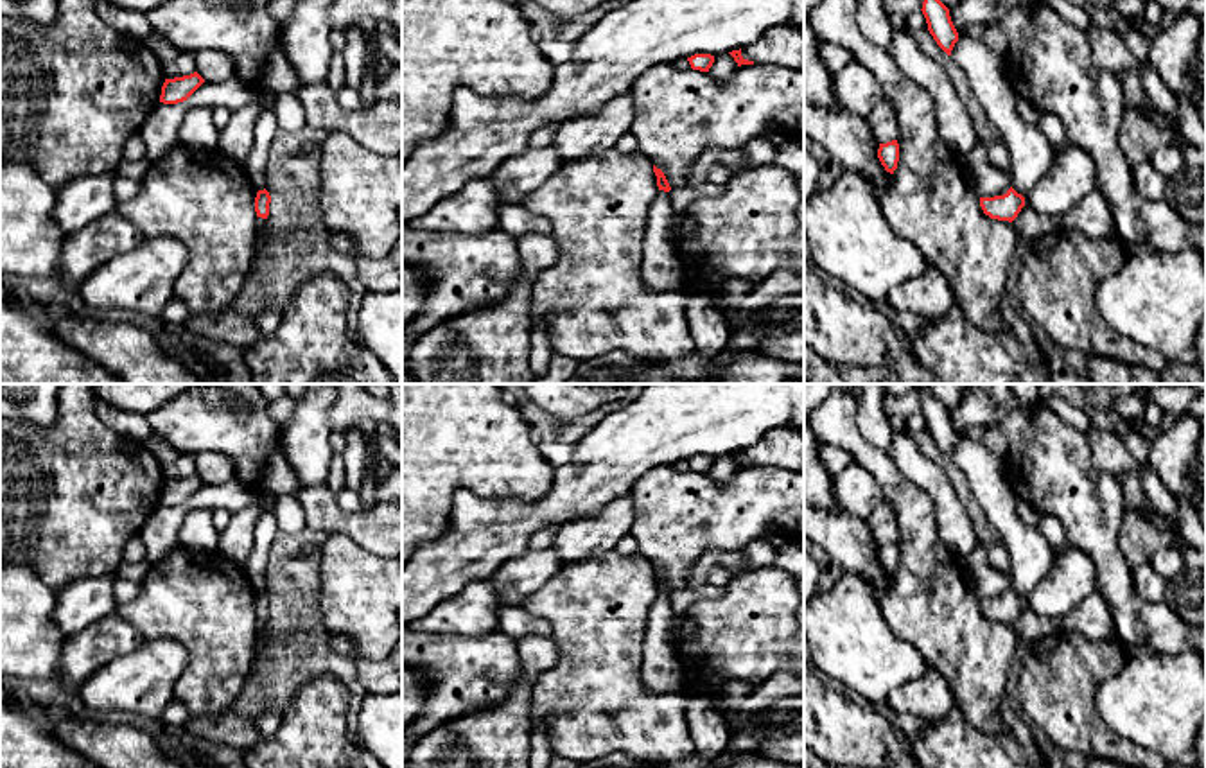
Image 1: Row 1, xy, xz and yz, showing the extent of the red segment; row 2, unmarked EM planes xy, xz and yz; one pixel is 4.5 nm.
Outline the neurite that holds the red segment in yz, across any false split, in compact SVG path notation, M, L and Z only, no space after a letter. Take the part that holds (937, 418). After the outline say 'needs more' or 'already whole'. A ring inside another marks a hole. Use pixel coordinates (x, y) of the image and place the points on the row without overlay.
M913 384L919 391L922 404L922 416L928 425L928 432L937 443L937 447L951 458L955 445L958 443L958 434L951 423L949 411L933 397L926 384Z; already whole

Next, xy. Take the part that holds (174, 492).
M194 474L190 477L165 481L162 488L160 504L163 506L178 506L187 502L201 486L205 481Z; already whole

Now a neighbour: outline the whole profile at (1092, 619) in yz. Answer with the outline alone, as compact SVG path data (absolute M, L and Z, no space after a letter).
M1097 590L1091 592L1066 617L1057 617L1057 619L1043 617L1025 607L1018 615L1018 619L1012 623L1012 628L1018 635L1023 635L1028 642L1057 633L1077 633L1091 642L1097 641L1118 642L1127 657L1136 651L1118 633L1107 601Z

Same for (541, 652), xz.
M549 637L515 641L520 678L501 705L441 721L416 739L409 768L529 768L531 682L555 669L558 648Z

